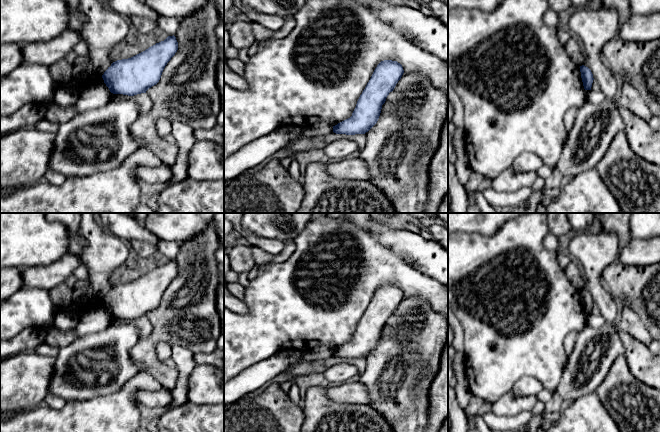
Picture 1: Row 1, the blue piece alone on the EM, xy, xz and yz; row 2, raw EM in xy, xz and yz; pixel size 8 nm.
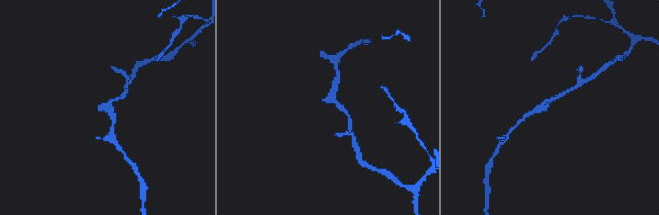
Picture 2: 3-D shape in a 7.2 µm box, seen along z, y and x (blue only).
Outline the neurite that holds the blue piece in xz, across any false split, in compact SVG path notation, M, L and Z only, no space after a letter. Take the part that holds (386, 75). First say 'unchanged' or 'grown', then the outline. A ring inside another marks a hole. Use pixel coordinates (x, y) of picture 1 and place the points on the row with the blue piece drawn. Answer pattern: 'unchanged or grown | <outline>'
unchanged | M381 61L360 95L352 116L333 126L333 132L346 135L368 132L377 123L382 105L403 73L403 67L397 61Z

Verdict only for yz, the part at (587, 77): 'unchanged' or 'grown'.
unchanged

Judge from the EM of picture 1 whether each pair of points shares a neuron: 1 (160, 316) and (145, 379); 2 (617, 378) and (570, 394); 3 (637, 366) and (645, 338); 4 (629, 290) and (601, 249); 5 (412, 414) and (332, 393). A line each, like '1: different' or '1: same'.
1: different
2: different
3: different
4: different
5: different

